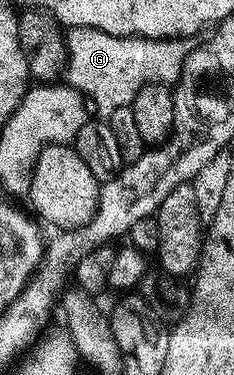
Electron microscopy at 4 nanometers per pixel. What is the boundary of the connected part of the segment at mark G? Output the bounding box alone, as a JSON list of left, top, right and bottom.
[67,28,183,109]

